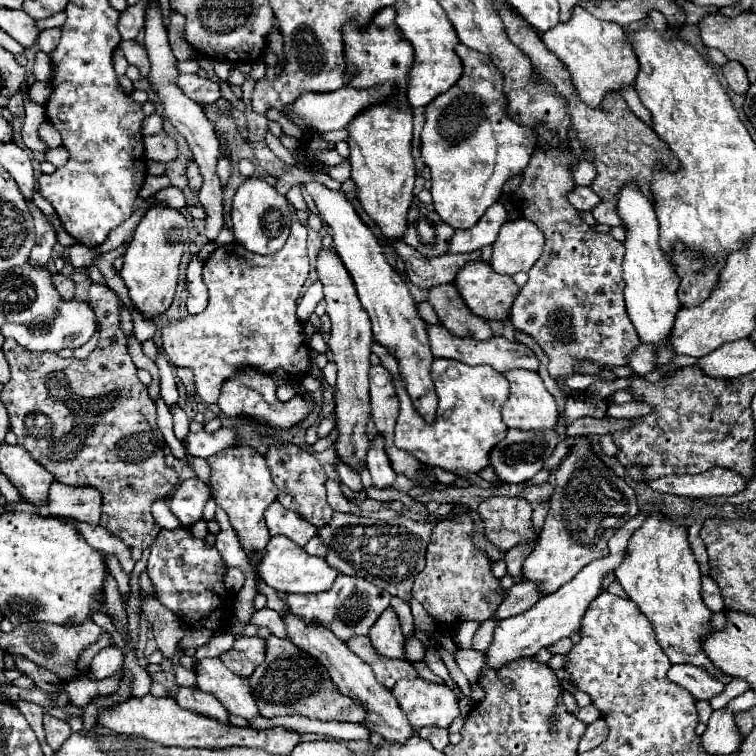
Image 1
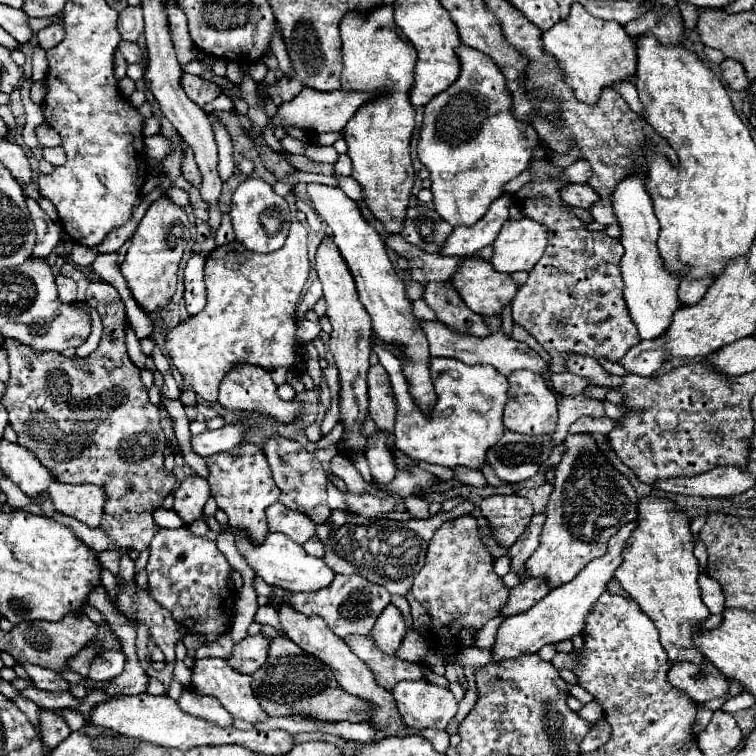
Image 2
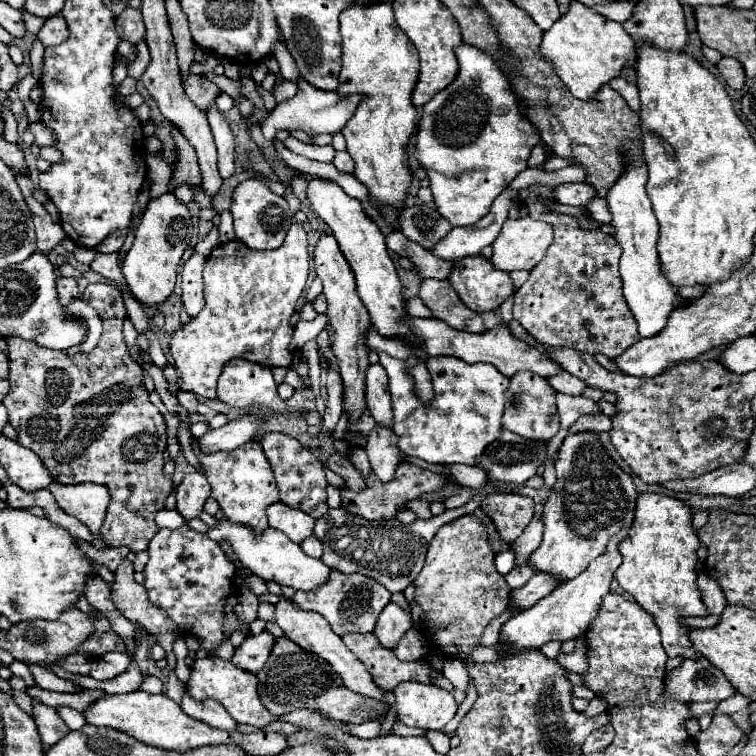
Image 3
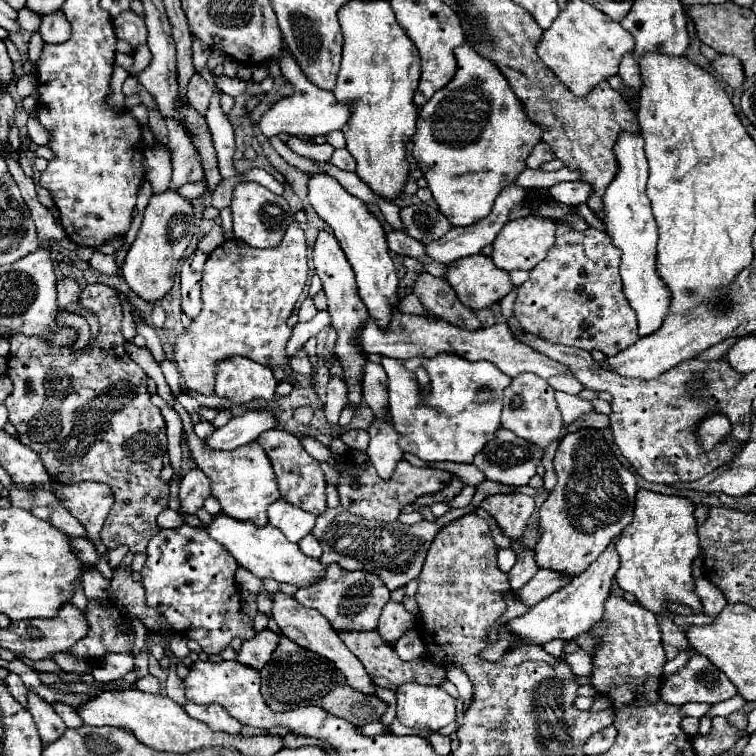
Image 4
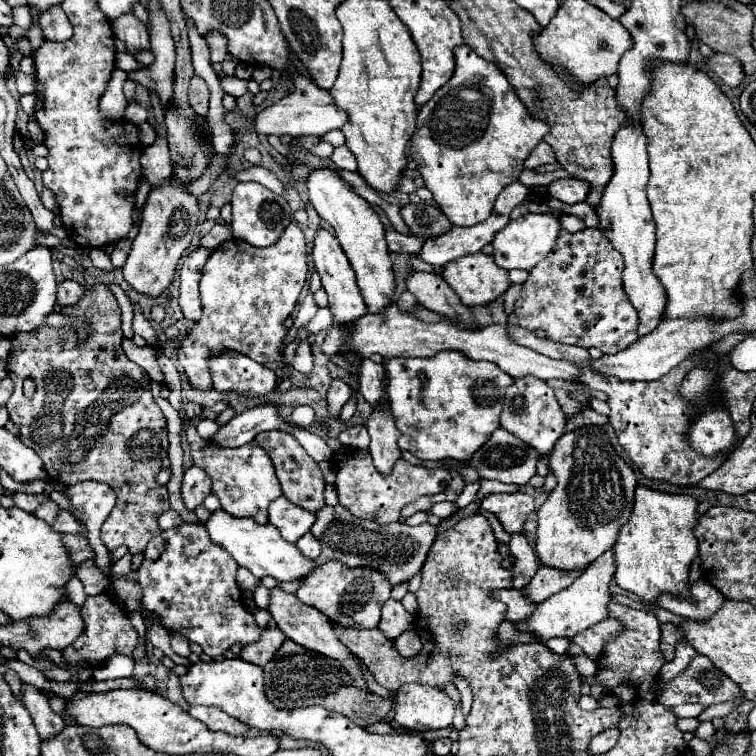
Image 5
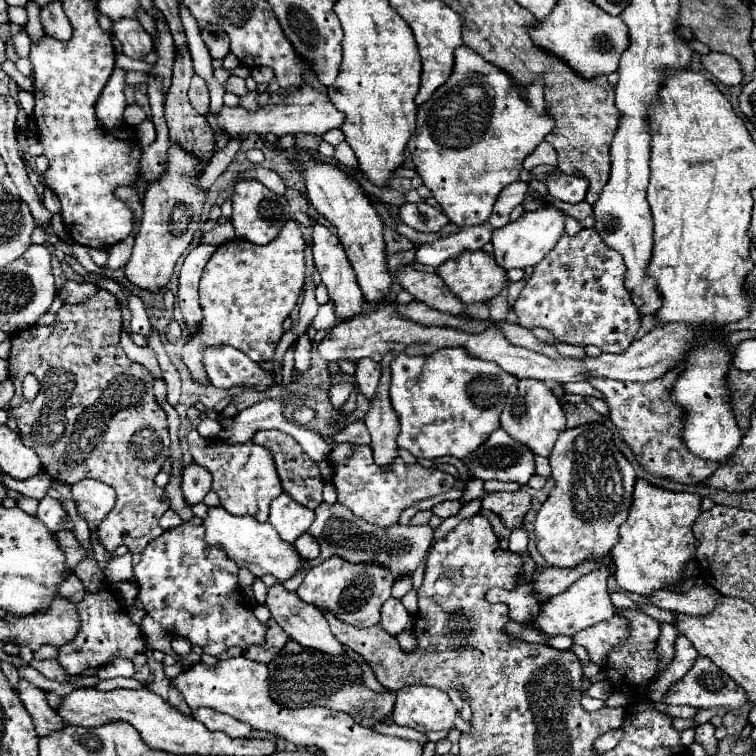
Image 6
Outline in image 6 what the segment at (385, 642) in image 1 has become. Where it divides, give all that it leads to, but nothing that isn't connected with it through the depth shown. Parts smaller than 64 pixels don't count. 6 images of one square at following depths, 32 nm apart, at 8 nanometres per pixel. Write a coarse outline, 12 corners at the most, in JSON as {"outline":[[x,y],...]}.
{"outline":[[388,598],[380,624],[392,636],[410,626],[410,614],[398,598]]}

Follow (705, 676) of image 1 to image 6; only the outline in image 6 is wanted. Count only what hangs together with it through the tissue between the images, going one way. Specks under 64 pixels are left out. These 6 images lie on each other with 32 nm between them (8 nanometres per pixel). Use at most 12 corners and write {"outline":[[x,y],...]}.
{"outline":[[698,656],[666,704],[738,710],[746,690]]}

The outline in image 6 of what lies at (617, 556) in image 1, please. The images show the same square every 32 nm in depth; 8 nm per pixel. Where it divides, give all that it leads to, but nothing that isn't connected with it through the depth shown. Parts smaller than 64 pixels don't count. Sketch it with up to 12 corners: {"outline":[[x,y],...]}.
{"outline":[[608,570],[590,572],[540,606],[548,636],[616,616]]}

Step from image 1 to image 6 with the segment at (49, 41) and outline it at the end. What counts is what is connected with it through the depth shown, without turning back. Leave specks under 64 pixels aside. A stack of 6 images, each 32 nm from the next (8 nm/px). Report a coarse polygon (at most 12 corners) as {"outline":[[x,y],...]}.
{"outline":[[62,2],[42,8],[44,30],[68,40],[70,22],[62,10]]}

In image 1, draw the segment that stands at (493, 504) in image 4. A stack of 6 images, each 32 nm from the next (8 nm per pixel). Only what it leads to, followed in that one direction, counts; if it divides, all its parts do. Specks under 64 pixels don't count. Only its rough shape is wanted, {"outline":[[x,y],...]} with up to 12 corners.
{"outline":[[494,496],[478,506],[486,536],[510,550],[532,530],[524,498]]}

